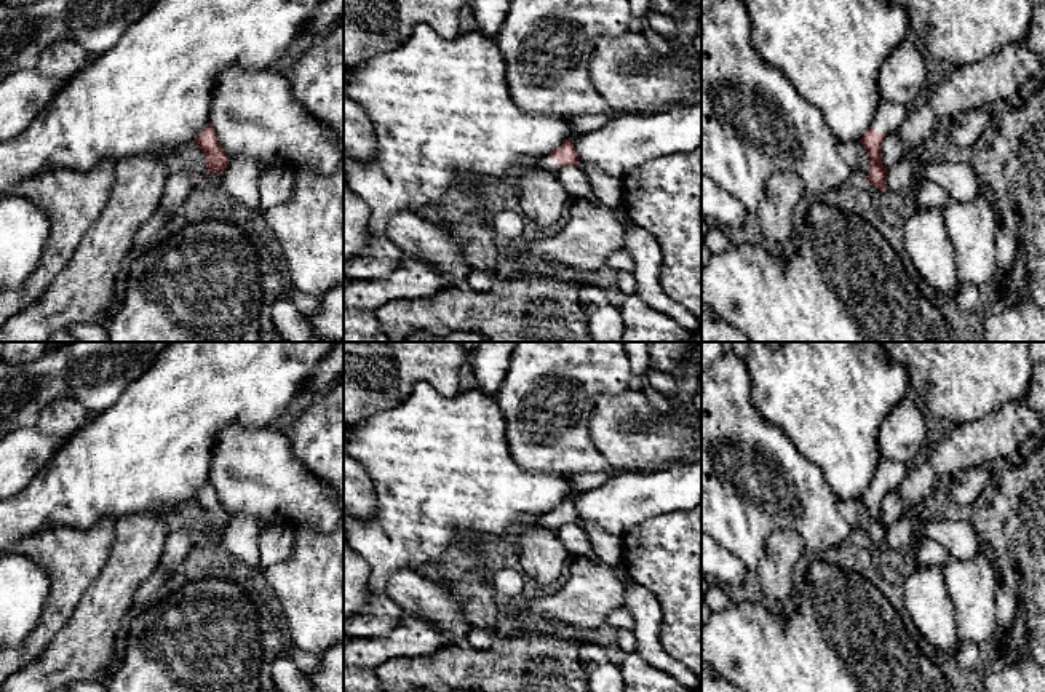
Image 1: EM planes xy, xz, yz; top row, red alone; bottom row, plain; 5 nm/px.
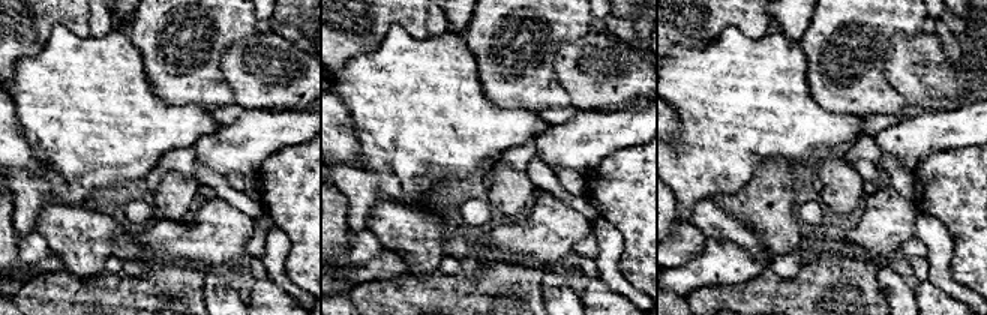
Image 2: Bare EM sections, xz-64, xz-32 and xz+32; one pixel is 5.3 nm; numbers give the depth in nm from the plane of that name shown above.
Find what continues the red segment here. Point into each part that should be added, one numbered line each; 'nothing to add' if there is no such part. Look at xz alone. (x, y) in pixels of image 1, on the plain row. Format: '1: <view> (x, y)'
1: xz (547, 521)

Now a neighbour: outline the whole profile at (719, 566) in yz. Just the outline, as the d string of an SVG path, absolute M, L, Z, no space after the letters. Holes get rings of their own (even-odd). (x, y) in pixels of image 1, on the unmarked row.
M701 532L701 575L711 583L729 588L741 585L748 569L741 559Z

